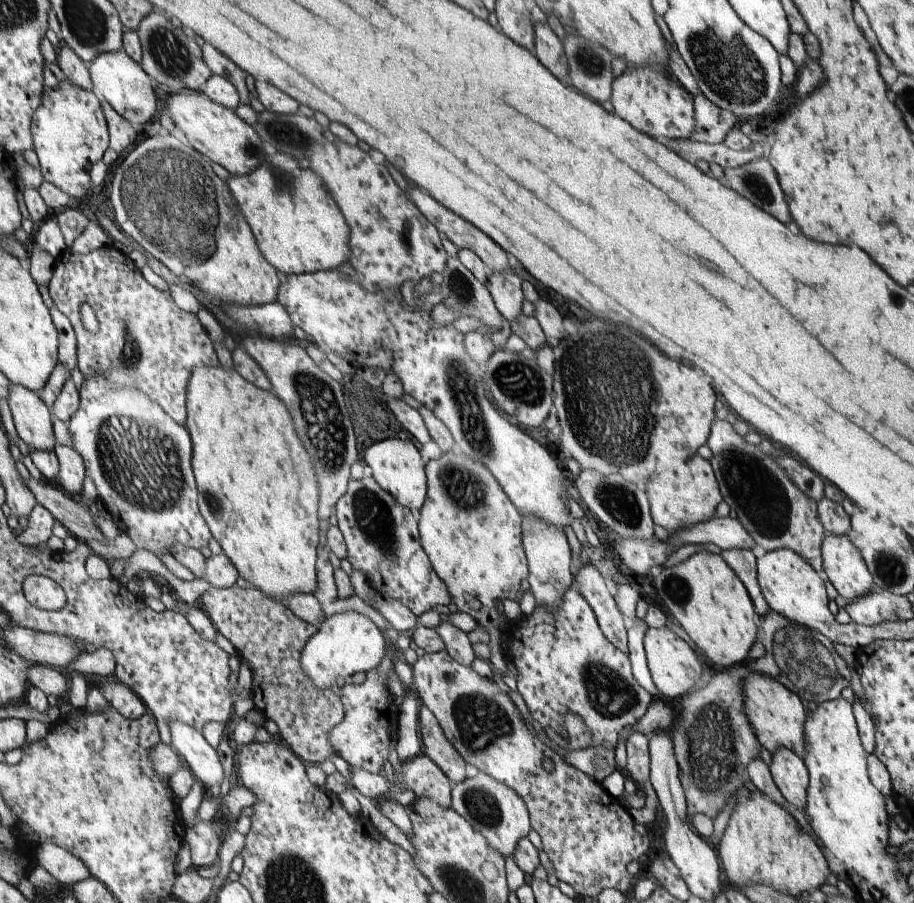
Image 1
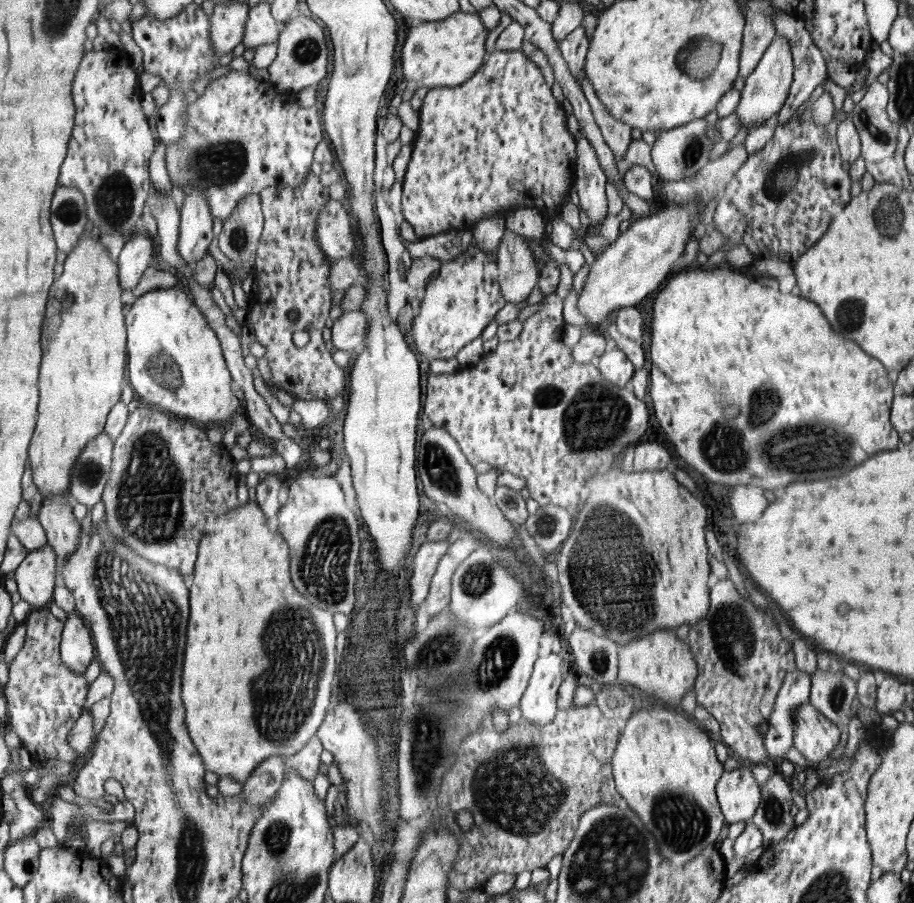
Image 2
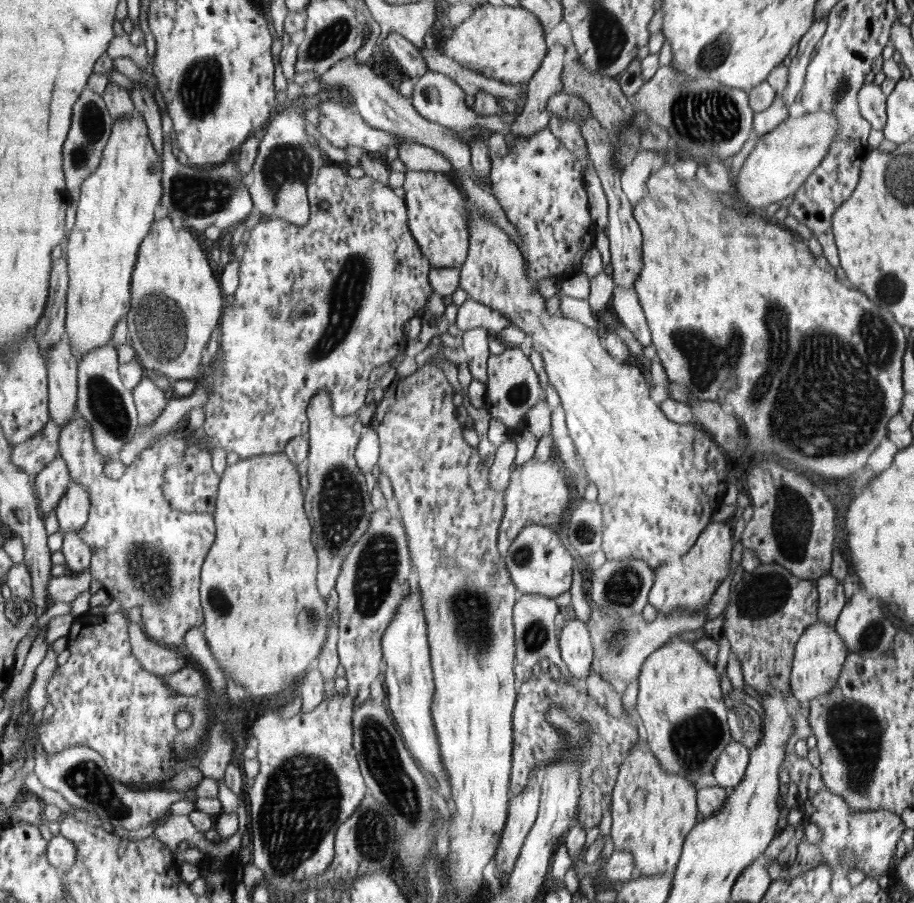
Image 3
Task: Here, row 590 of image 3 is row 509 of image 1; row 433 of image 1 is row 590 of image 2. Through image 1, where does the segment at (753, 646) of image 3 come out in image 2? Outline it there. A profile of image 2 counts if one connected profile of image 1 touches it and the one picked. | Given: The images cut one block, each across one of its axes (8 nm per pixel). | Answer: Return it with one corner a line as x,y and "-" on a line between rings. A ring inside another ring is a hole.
729,578
718,581
709,595
709,614
690,627
689,637
686,639
693,649
699,669
693,686
696,704
704,707
720,723
720,742
728,747
733,758
744,765
766,765
769,752
764,748
765,736
760,733
759,728
768,716
772,716
785,676
796,669
794,651
781,636
780,628
774,624
774,616
760,612
760,608
756,608
751,600
745,599
736,590

